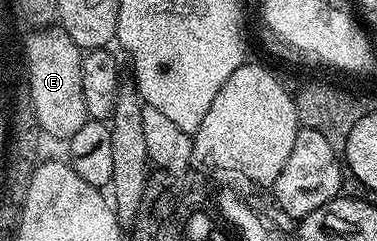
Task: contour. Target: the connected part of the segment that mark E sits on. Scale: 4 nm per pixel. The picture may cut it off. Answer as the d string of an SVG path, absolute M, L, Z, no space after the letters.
M60 27L34 28L34 33L27 54L27 86L37 116L37 126L46 138L71 138L89 117L81 86L83 50Z

